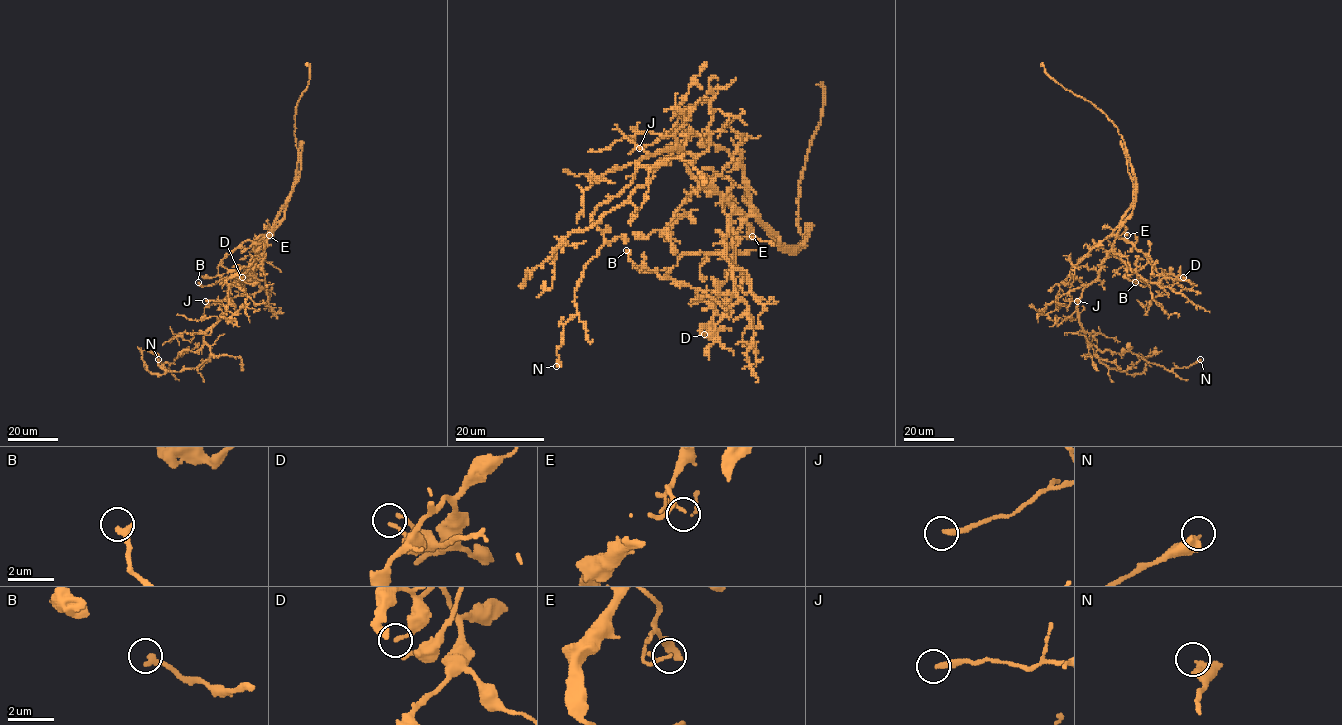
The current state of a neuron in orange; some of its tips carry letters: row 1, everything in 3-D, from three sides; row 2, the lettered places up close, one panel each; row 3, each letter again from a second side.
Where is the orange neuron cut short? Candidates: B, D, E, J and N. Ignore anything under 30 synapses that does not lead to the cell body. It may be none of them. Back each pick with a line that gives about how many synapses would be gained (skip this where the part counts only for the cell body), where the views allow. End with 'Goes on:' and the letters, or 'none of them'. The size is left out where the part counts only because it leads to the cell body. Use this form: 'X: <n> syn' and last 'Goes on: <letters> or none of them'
Goes on: none of them

